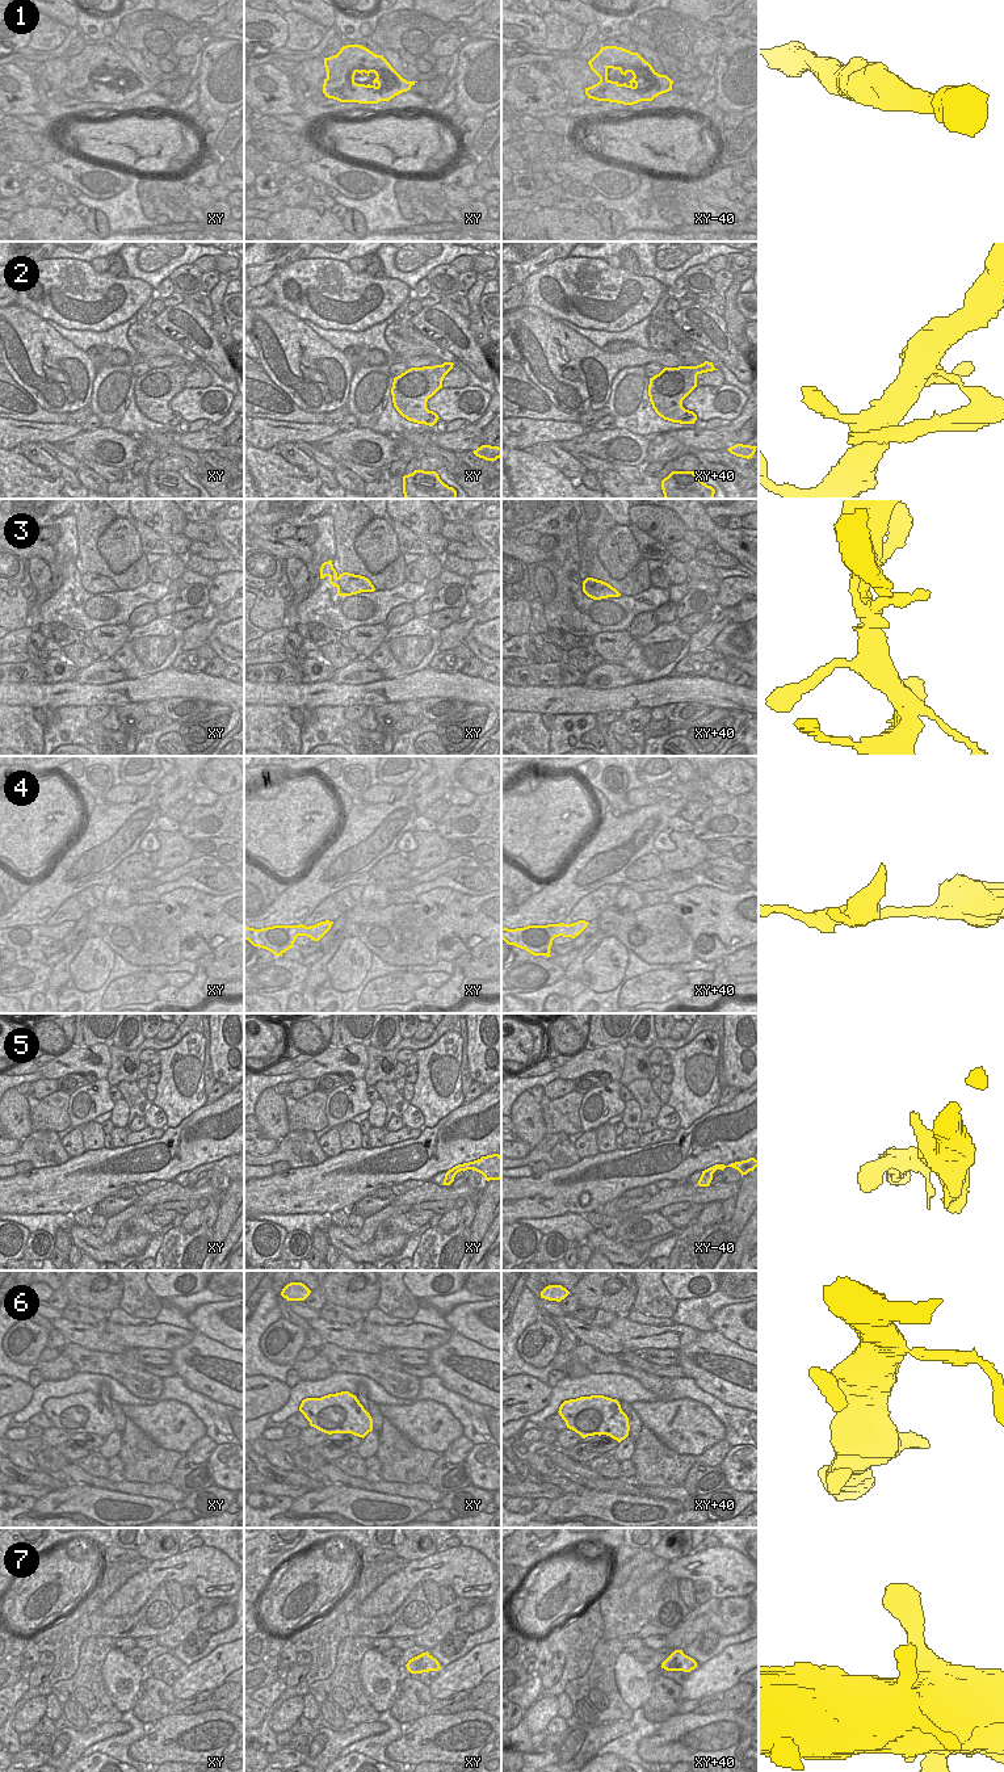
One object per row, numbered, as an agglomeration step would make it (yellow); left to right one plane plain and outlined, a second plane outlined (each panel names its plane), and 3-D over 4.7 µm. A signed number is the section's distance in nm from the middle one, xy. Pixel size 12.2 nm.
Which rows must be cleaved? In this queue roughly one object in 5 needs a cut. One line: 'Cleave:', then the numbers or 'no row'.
Cleave: 2

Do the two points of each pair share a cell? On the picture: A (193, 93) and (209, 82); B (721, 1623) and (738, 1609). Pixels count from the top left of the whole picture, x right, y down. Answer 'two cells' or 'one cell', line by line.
A: two cells
B: one cell

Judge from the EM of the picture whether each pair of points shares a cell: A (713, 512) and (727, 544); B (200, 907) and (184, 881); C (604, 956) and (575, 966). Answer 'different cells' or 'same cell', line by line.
A: different cells
B: different cells
C: different cells

